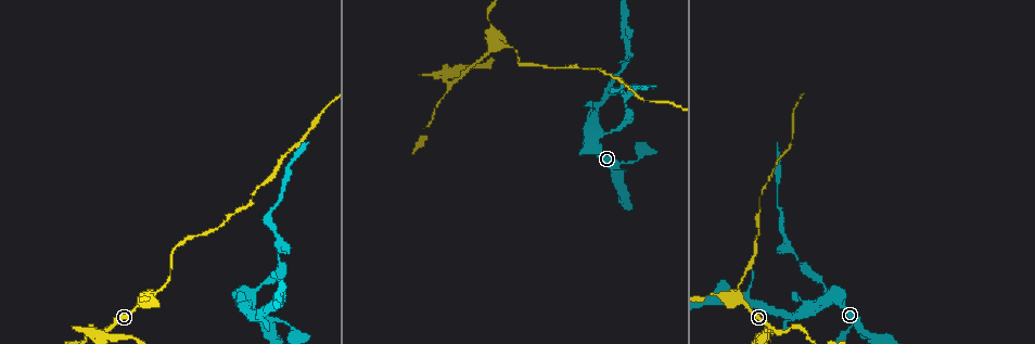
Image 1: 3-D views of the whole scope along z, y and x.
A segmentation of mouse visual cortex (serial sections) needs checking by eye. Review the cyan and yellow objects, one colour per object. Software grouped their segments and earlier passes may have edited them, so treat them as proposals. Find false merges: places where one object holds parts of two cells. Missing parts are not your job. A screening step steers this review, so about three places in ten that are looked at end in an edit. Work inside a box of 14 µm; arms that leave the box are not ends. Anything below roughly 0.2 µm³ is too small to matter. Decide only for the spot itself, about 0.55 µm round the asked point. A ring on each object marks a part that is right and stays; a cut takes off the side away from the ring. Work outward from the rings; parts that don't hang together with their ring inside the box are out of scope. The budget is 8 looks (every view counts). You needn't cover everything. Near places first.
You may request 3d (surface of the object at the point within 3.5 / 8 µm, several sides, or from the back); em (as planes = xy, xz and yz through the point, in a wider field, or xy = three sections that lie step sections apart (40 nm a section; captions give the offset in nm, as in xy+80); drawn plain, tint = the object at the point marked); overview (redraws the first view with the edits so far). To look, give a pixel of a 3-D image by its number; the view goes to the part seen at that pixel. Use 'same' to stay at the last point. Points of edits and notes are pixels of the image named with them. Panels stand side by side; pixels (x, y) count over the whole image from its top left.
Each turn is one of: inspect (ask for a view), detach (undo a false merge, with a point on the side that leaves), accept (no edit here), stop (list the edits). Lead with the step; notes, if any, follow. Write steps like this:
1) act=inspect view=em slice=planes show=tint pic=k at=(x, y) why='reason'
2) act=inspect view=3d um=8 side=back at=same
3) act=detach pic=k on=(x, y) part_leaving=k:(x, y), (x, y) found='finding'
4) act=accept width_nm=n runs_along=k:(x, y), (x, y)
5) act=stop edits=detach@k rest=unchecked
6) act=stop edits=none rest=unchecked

act=inspect view=3d um=3.5 side=back pic=1 at=(595, 144) why='abrupt turn'

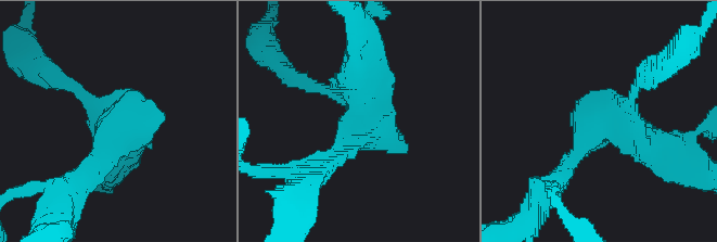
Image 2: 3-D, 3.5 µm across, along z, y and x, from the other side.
act=inspect view=em slice=xy step=5 show=tint pic=2 at=(598, 124) why='shape alone is not enough'

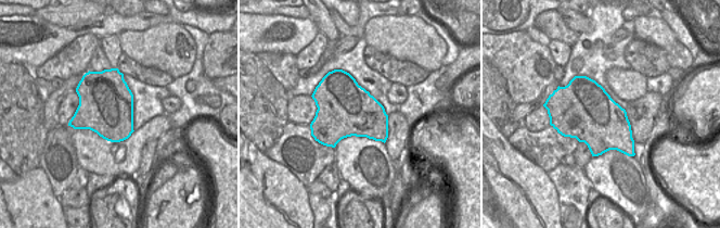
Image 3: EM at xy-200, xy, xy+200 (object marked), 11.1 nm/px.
act=accept width_nm=600 runs_along=2:(336, 152), (363, 130), (359, 47) found='all the same cell'

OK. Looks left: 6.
act=inspect view=3d um=8 pic=1 at=(625, 104) why='narrows sharply'

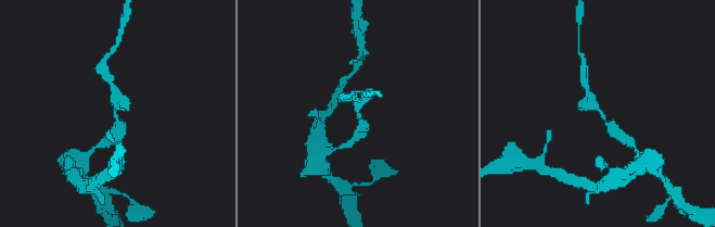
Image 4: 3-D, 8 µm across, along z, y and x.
act=inspect view=3d um=3.5 side=back pic=4 at=(116, 109) why='closer look'

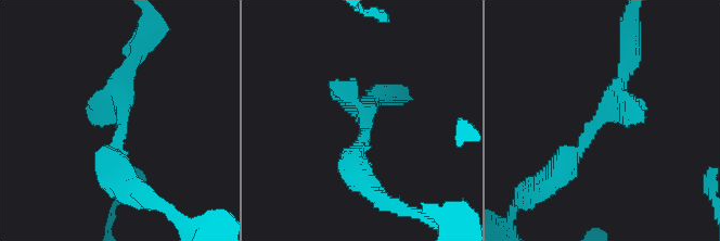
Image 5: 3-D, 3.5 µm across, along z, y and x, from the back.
act=detach pic=5 on=(622, 89) part_leaving=5:(599, 117), (624, 81), (629, 27) found='two cells meet here'

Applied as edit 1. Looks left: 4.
act=inspect view=3d um=8 pic=1 at=(773, 329) why='three-way junction'

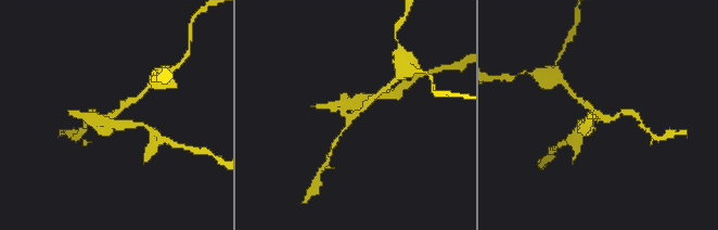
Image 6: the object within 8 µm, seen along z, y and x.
act=inspect view=em slice=planes show=tint pic=6 at=(108, 114)

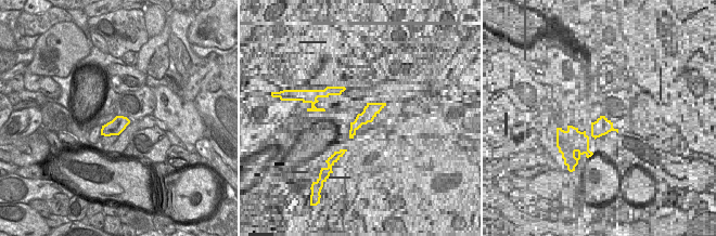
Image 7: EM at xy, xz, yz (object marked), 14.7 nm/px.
act=detach pic=6 on=(103, 127) part_leaving=6:(113, 119), (112, 124), (148, 128) found='a second cell is stuck on'

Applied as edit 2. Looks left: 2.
act=stop edits=detach@5,detach@6 rest=unchecked

